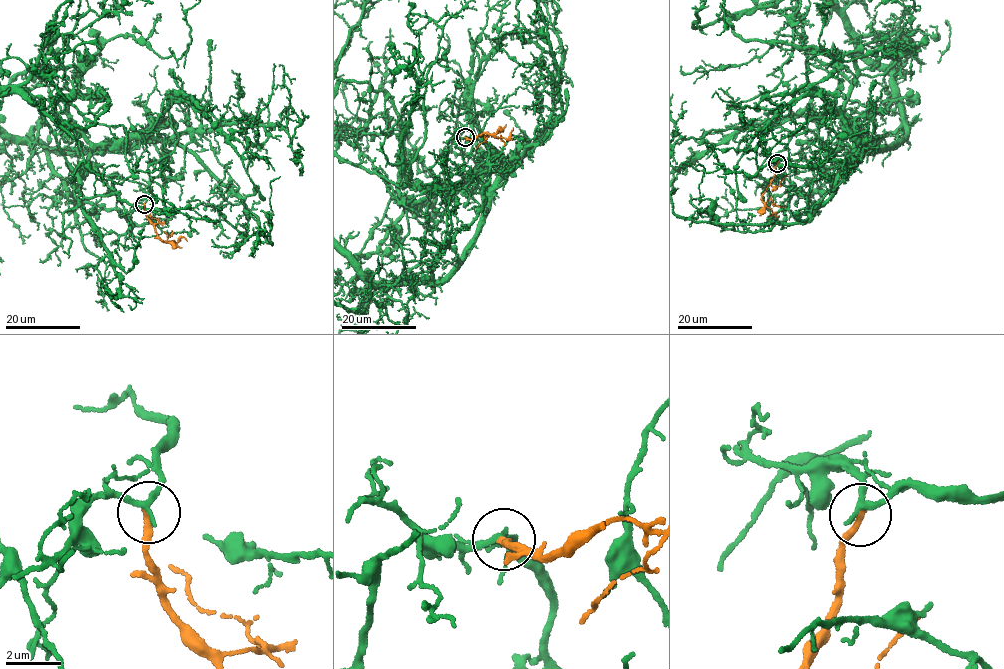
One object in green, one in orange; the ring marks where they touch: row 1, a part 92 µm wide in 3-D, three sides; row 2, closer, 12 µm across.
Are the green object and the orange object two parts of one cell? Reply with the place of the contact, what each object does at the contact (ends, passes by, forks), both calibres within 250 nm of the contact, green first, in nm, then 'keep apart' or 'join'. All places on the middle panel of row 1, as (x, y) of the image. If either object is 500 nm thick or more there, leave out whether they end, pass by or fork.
at (465, 137); green passes by; orange ends there; 200 nm thick on the green side, 260 nm on the other; keep apart

